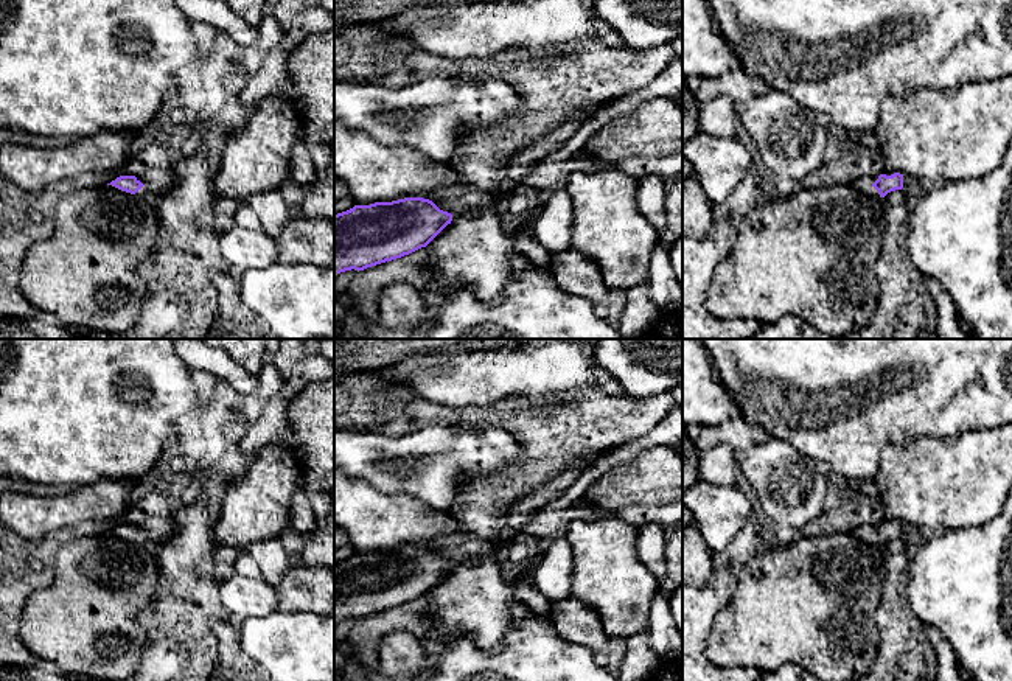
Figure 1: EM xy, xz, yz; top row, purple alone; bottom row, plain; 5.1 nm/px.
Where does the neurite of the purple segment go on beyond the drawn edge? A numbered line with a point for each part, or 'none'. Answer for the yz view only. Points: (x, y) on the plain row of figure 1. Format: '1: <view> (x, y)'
1: yz (863, 532)

